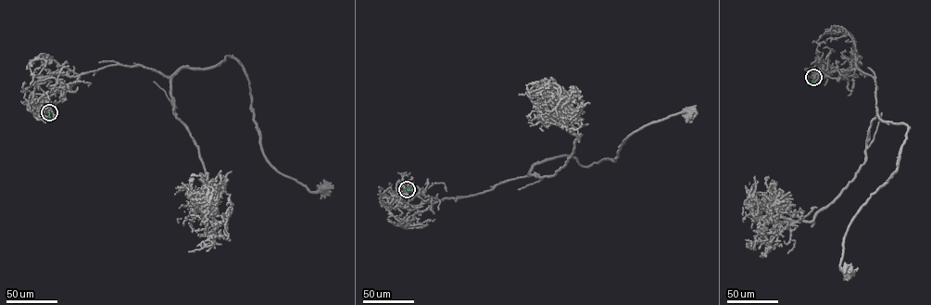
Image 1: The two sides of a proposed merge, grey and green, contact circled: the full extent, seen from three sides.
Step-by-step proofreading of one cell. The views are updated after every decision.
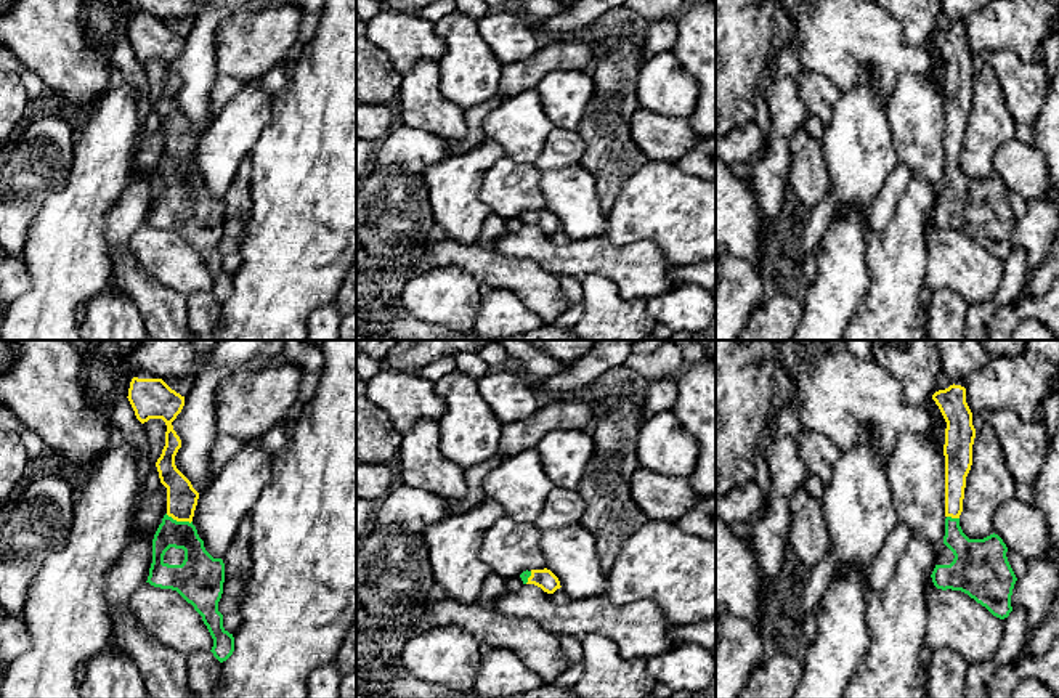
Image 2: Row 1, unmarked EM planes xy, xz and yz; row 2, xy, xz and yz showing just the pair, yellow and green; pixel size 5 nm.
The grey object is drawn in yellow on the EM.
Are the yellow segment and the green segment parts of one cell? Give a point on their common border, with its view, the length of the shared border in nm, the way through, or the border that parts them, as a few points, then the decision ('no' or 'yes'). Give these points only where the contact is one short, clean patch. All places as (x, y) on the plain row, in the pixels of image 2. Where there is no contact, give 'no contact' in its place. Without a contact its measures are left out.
xy (178, 161) | 140 nm | across xy (182, 138), (178, 161), (199, 206) | yes

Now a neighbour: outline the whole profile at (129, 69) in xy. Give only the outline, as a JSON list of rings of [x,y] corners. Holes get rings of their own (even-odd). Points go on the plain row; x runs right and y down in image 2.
[[[119,39],[108,51],[112,67],[116,71],[116,80],[133,85],[138,98],[138,111],[140,119],[143,122],[143,128],[140,135],[135,138],[132,148],[132,160],[133,154],[141,148],[141,140],[144,133],[144,120],[151,111],[149,103],[149,75],[144,71],[144,66],[136,59],[135,51],[128,42],[128,39]]]

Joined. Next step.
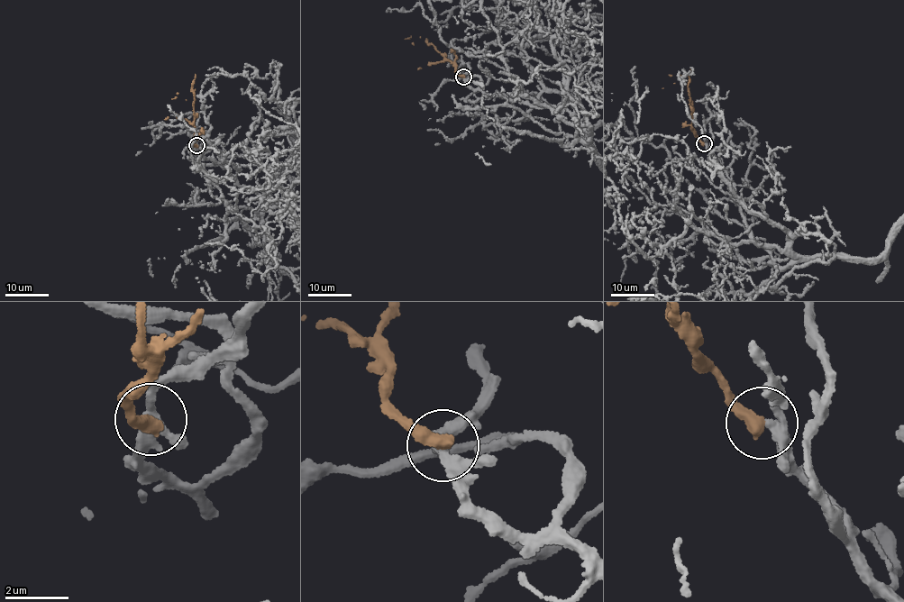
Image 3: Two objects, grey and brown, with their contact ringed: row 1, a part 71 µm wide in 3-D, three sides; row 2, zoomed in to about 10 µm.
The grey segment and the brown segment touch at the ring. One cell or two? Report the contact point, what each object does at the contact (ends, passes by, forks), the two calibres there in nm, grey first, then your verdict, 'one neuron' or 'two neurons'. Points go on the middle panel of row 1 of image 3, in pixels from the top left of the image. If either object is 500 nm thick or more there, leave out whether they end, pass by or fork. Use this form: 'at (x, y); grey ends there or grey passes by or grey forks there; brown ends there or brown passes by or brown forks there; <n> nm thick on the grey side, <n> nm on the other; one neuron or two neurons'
at (463, 77); grey forks there; brown ends there; 280 nm thick on the grey side, 440 nm on the other; one neuron

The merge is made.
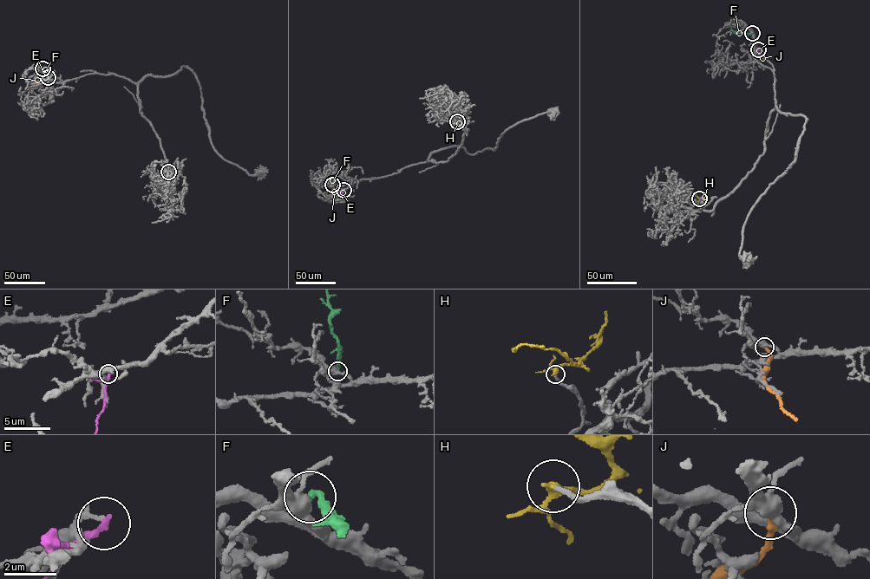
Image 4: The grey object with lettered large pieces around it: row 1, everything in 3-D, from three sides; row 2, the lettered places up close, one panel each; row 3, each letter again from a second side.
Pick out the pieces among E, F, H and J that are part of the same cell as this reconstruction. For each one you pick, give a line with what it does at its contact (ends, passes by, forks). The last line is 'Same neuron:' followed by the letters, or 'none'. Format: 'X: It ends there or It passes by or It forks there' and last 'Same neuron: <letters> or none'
H: It passes by
Same neuron: H

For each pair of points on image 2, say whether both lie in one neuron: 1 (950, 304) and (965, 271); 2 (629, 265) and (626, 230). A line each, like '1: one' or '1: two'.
1: two
2: two

